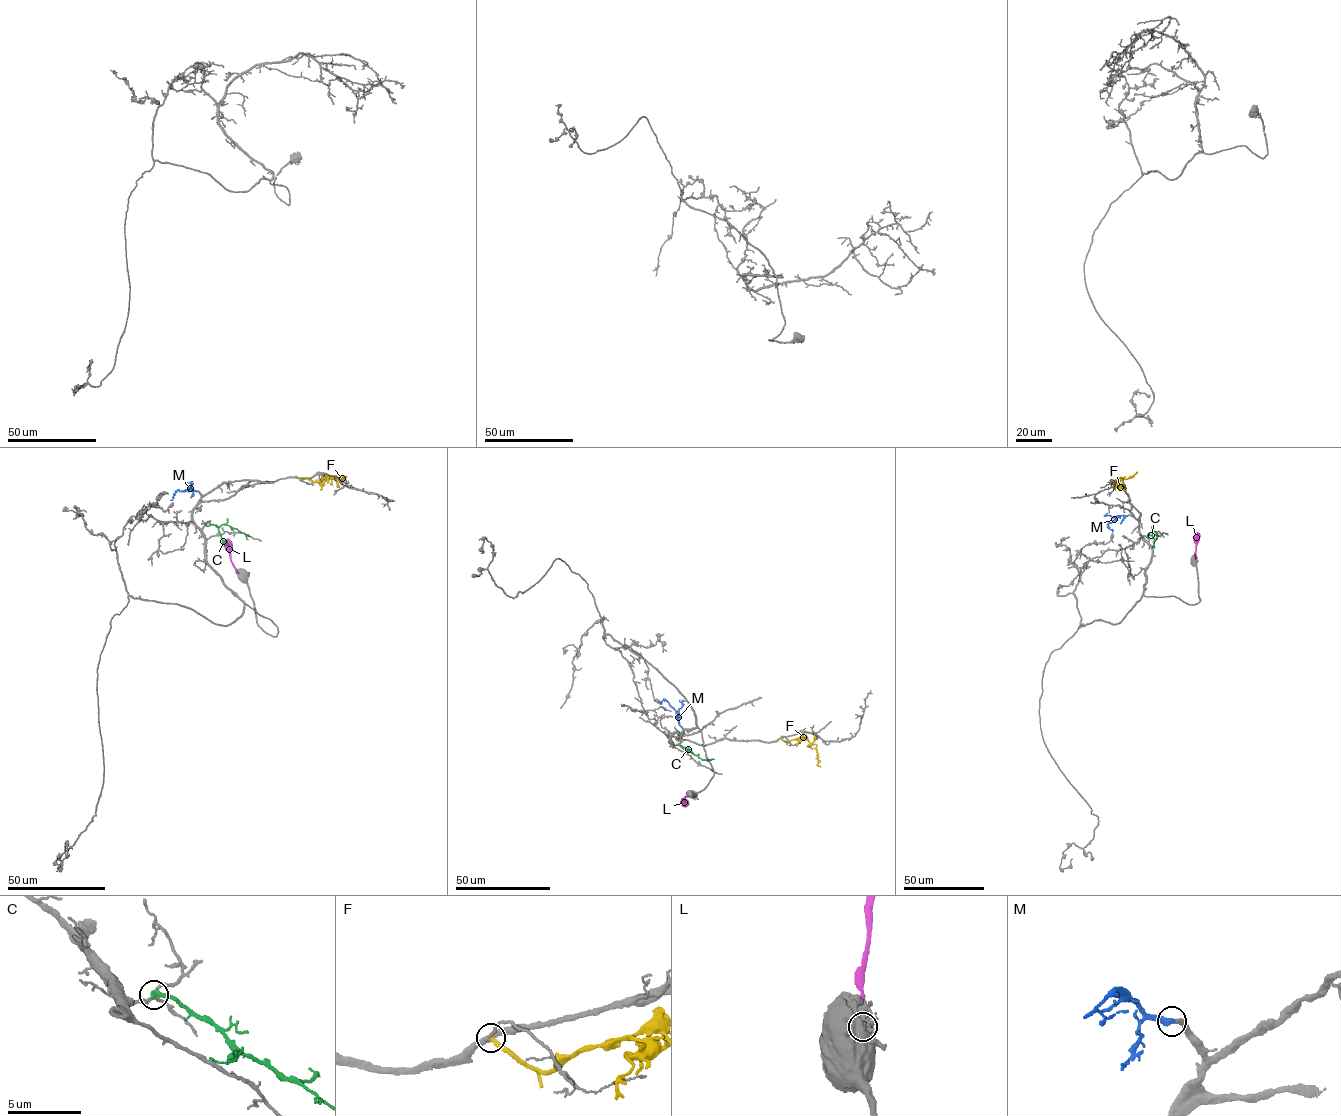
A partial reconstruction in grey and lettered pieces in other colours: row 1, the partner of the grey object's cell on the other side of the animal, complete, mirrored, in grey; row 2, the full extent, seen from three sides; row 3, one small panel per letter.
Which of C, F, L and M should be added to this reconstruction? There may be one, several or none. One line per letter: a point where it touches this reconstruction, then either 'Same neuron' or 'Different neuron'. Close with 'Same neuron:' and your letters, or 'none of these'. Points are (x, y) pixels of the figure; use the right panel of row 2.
C: Touches grey at (1147, 537). Different neuron
F: Touches grey at (1120, 487). Different neuron
L: Touches grey at (1195, 558). Different neuron
M: Touches grey at (1128, 515). Same neuron
Same neuron: M

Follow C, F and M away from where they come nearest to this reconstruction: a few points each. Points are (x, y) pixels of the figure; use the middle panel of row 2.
C: (678, 744), (701, 759), (711, 760)
F: (780, 738), (788, 742), (804, 737), (815, 744), (817, 765), (821, 767)
M: (682, 727), (679, 713), (663, 699), (658, 702)

